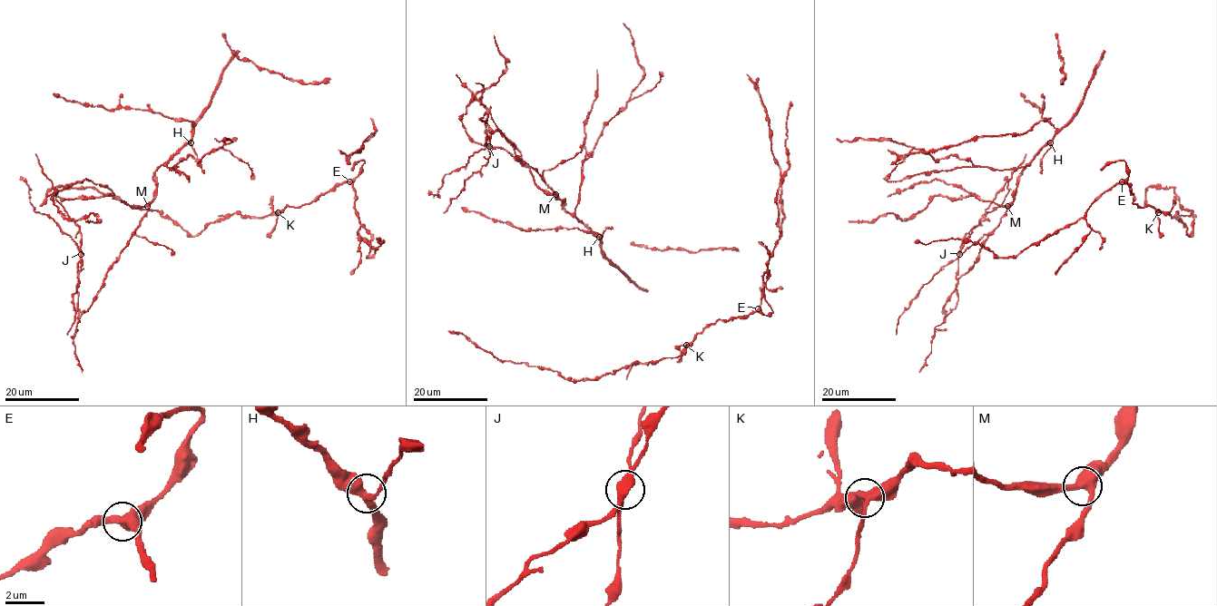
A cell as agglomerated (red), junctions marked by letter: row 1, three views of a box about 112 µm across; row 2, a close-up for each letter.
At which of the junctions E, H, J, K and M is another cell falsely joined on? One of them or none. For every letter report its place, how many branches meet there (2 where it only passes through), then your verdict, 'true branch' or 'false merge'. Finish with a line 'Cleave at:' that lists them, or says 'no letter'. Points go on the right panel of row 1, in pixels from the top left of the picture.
E: (1122, 181) | 3 | true branch
H: (1050, 142) | 3 | true branch
J: (959, 254) | 3 | false merge
K: (1158, 212) | 3 | true branch
M: (1007, 206) | 3 | true branch
Cleave at: J

